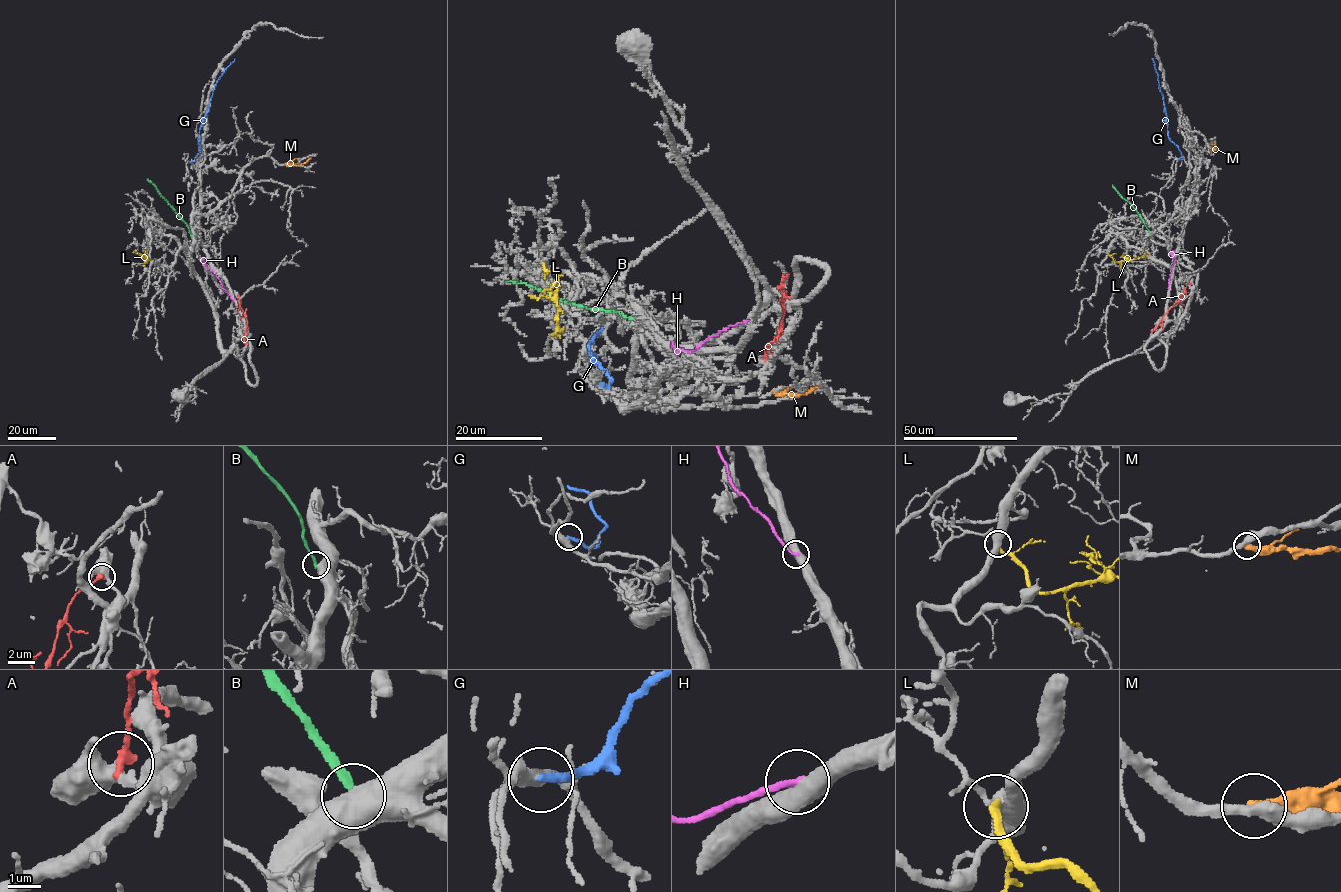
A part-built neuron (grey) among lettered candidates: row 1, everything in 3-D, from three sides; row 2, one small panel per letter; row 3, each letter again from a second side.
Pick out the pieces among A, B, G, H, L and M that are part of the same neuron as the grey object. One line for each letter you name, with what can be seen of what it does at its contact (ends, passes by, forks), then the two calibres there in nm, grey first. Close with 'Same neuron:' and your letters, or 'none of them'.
L: it ends there; 360 nm thick on the grey side, 240 nm on the other
Same neuron: L

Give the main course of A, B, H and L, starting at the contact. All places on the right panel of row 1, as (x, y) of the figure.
A: (1191, 283), (1151, 333)
B: (1150, 232), (1136, 209), (1111, 184)
H: (1169, 289), (1170, 268), (1175, 260), (1172, 253), (1168, 256)
L: (1108, 253), (1116, 262), (1145, 255), (1144, 258)

